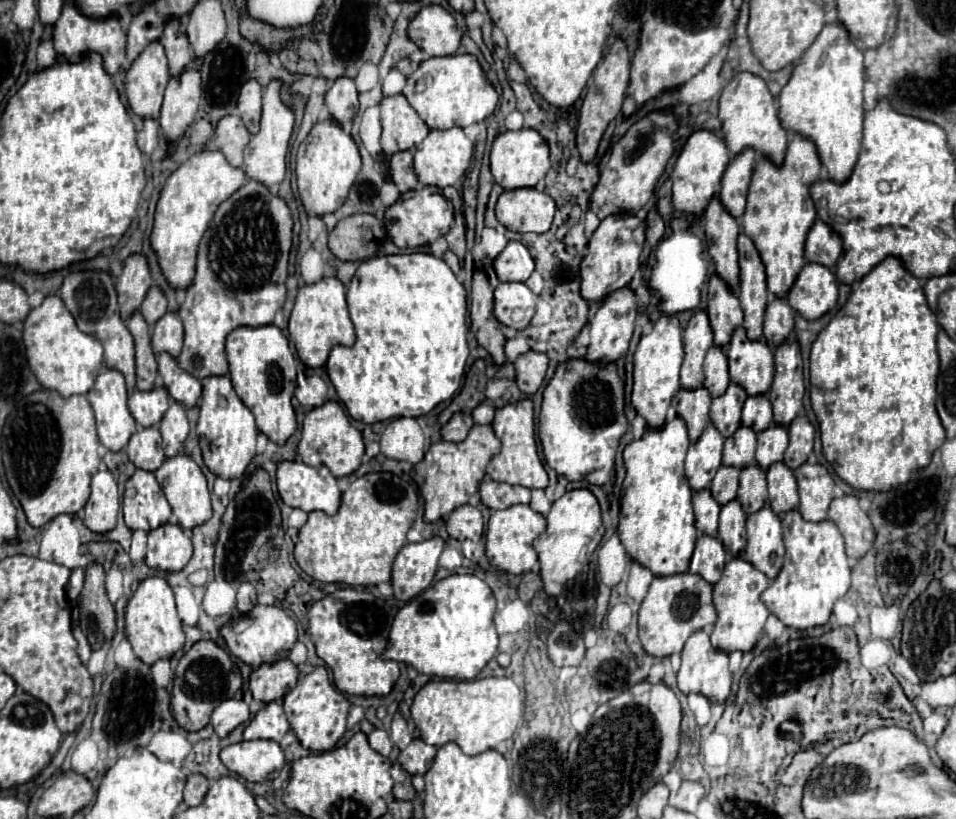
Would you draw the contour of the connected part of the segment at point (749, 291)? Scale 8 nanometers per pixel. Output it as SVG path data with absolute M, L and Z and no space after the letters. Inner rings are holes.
M741 233L739 235L739 267L741 267L741 285L739 285L739 301L745 313L743 327L747 329L749 339L761 339L763 331L763 315L767 307L767 275L765 265L755 249L755 243Z

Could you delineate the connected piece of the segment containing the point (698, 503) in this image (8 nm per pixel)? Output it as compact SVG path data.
M701 489L693 493L693 509L695 509L695 527L701 533L717 535L717 519L721 505L713 499L709 489Z

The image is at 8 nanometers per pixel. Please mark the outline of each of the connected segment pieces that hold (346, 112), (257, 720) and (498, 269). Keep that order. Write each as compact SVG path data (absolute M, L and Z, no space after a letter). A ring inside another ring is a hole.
M339 77L331 83L329 91L325 93L325 107L329 109L331 117L341 125L351 121L359 109L355 81L351 77Z
M273 701L251 719L251 723L243 731L243 739L245 741L251 741L251 739L279 741L287 731L289 731L289 723L283 713L283 707L279 701Z
M509 241L499 257L493 261L493 267L499 281L527 281L529 275L535 271L533 257L519 241Z

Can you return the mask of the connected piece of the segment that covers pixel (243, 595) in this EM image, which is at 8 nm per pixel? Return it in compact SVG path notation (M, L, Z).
M243 583L237 591L237 609L241 613L247 613L251 611L251 607L257 605L257 591L251 583Z

